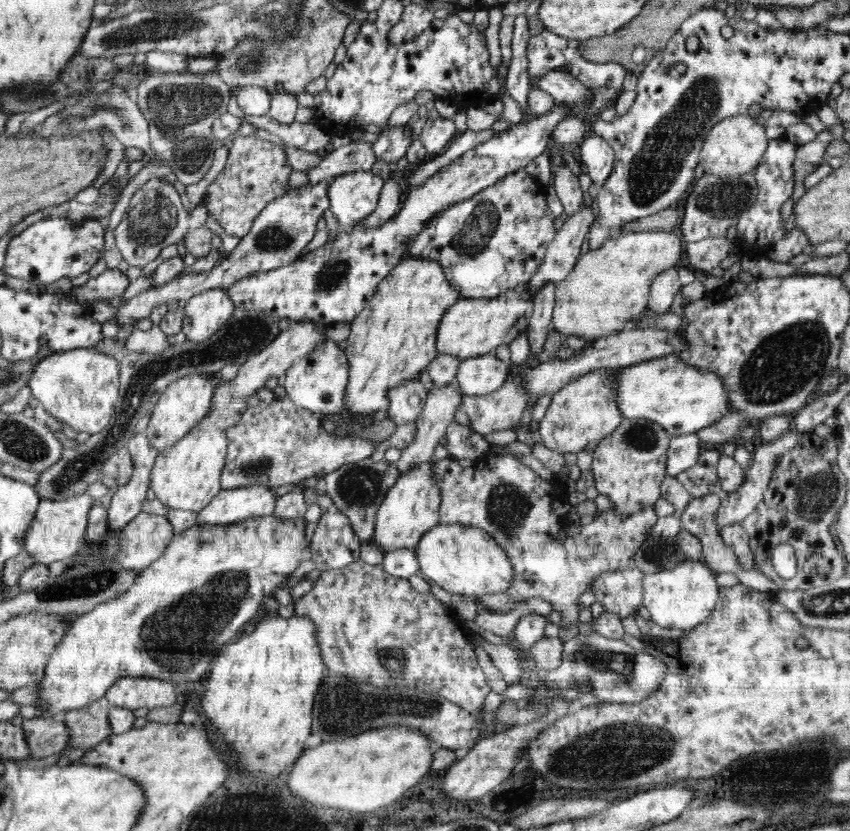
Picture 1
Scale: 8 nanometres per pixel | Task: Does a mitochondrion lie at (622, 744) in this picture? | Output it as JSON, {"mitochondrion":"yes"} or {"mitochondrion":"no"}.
{"mitochondrion":"yes"}

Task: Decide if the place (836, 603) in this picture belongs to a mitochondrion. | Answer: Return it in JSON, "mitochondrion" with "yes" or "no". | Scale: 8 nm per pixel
{"mitochondrion":"yes"}

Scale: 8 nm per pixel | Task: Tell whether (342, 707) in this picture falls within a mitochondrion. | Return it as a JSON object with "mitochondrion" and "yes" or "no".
{"mitochondrion":"yes"}

